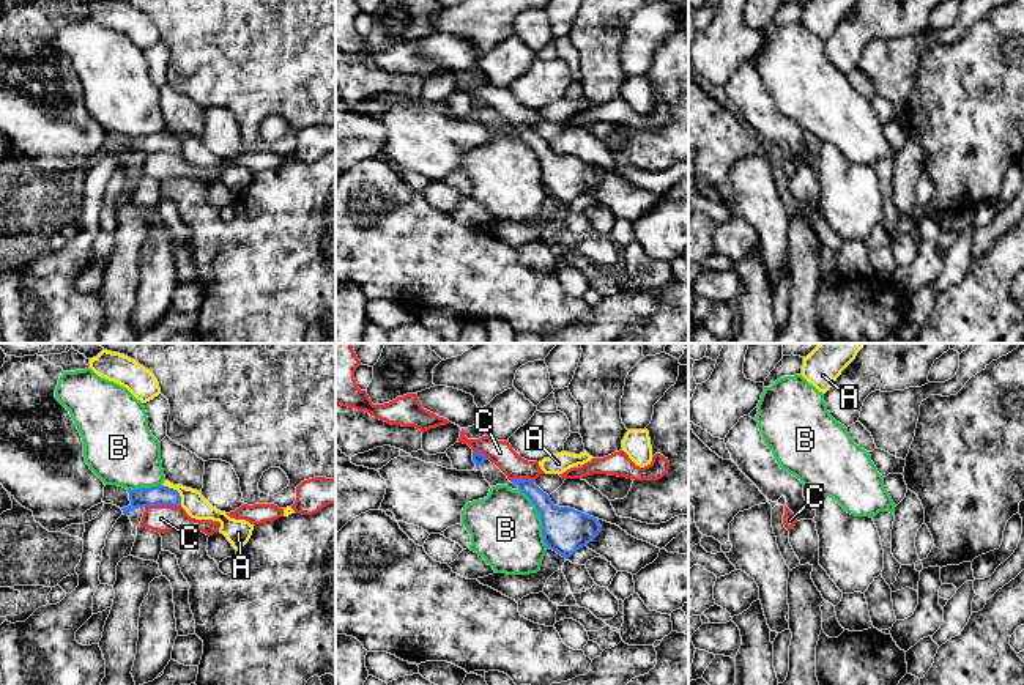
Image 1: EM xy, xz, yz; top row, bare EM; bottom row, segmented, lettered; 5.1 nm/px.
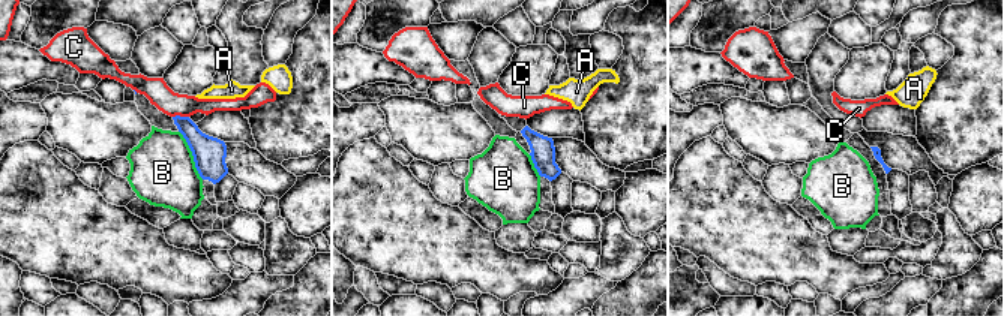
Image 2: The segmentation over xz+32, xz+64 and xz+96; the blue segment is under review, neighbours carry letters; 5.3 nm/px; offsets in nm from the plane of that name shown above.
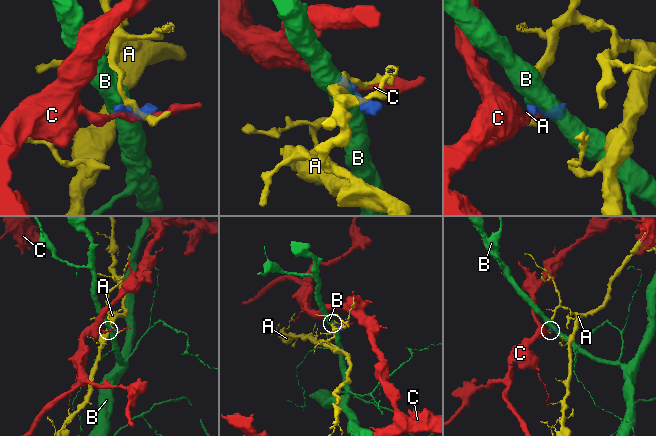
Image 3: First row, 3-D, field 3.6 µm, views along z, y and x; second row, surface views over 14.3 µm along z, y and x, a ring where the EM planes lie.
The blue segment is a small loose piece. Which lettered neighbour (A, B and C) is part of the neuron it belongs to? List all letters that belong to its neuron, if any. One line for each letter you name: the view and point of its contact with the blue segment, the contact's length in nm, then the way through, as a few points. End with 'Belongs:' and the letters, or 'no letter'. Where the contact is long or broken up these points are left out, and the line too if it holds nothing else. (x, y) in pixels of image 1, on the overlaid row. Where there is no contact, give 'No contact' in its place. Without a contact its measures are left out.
Belongs: no letter

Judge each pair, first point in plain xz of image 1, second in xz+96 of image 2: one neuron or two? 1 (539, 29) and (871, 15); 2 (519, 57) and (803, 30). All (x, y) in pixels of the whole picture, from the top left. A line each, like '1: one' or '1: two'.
1: two
2: two

